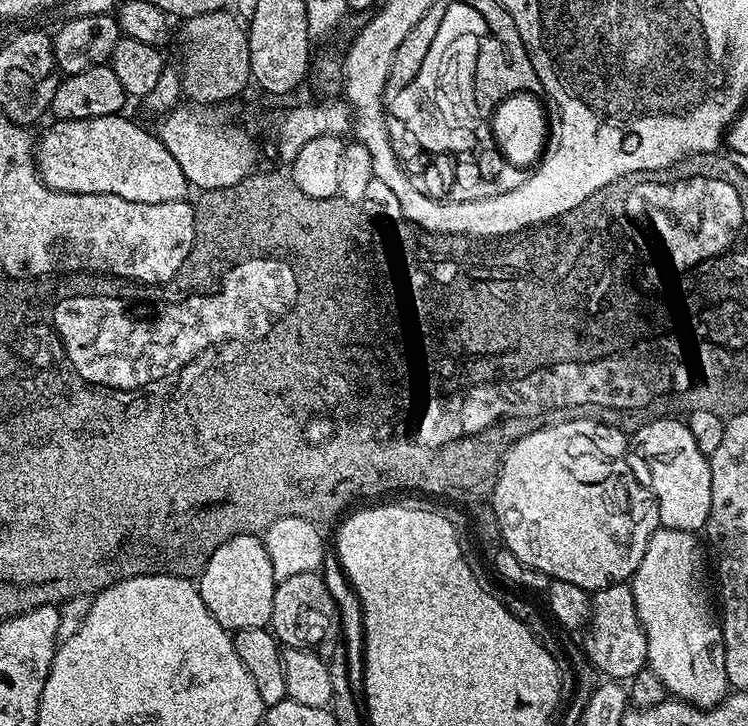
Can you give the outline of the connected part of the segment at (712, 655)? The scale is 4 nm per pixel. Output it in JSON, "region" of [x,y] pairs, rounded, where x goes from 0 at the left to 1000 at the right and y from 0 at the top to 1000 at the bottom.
{"region":[[[890,726],[877,730],[865,749],[858,774],[845,795],[848,835],[858,857],[866,891],[865,919],[870,920],[902,963],[916,964],[930,975],[952,975],[965,968],[975,957],[976,944],[971,928],[971,901],[968,899],[968,869],[963,865],[964,850],[952,839],[955,821],[947,817],[947,799],[941,766],[932,737],[917,731],[901,731]]]}

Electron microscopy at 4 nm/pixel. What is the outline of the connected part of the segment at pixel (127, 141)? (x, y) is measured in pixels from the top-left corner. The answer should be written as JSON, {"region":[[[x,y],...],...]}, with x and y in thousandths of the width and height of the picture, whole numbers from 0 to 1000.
{"region":[[[170,158],[143,160],[142,163],[115,163],[114,165],[75,165],[71,176],[60,179],[45,198],[45,213],[48,218],[48,234],[53,238],[63,259],[72,260],[74,264],[98,264],[99,267],[152,267],[158,273],[168,273],[174,278],[233,278],[247,274],[254,264],[251,247],[243,240],[243,229],[233,223],[233,212],[222,207],[222,201],[214,194],[214,189],[198,182],[193,176],[186,176],[176,165],[170,165]]]}

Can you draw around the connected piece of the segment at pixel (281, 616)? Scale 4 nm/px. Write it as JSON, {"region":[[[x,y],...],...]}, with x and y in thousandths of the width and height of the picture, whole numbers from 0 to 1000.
{"region":[[[429,789],[393,791],[373,800],[366,813],[361,869],[380,893],[402,893],[434,906],[447,901],[455,879],[455,837]]]}

